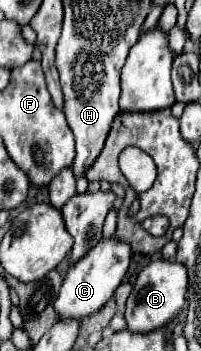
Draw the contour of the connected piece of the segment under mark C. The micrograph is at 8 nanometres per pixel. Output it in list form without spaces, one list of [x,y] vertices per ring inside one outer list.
[[[102,240],[100,244],[96,244],[96,250],[92,250],[92,254],[88,254],[88,258],[76,262],[76,266],[72,266],[72,270],[68,270],[60,294],[54,302],[54,310],[58,314],[60,320],[84,320],[90,314],[98,312],[100,308],[104,308],[104,304],[114,296],[116,288],[122,284],[128,266],[130,266],[130,258],[132,258],[132,250],[128,244],[120,242],[120,240]]]

